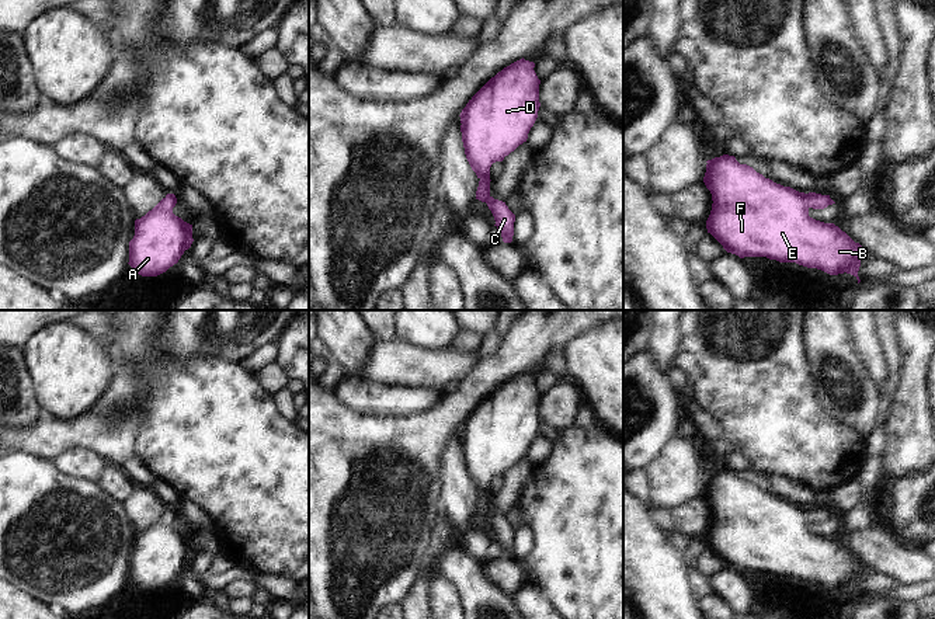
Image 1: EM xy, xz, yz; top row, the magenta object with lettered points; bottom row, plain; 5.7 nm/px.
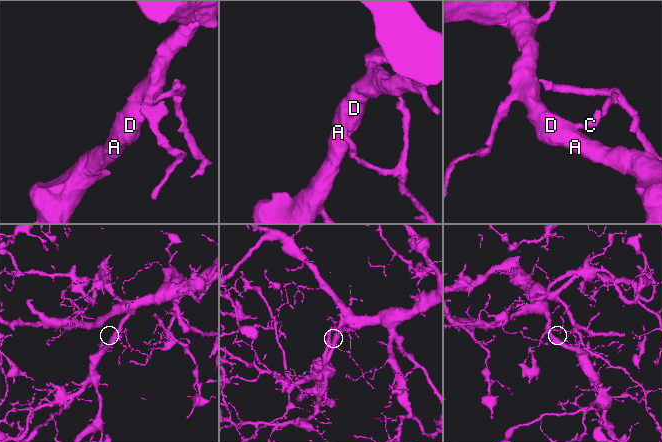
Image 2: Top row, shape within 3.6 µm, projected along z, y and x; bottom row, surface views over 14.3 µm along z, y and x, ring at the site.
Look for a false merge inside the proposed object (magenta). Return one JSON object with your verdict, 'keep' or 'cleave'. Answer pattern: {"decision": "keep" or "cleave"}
{"decision": "keep"}

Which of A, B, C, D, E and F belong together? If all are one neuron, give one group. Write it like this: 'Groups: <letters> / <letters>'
Groups: A B C D E F

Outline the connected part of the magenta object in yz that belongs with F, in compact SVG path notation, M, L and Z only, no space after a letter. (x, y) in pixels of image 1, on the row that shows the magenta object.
M723 154L706 161L703 182L712 194L712 211L706 220L710 233L727 253L744 257L767 257L779 262L796 262L807 268L817 268L830 275L851 274L861 282L858 271L861 267L862 246L855 243L845 232L834 223L824 223L809 216L809 209L824 209L835 204L830 195L816 192L799 192L765 178L747 164L740 164L734 156Z

